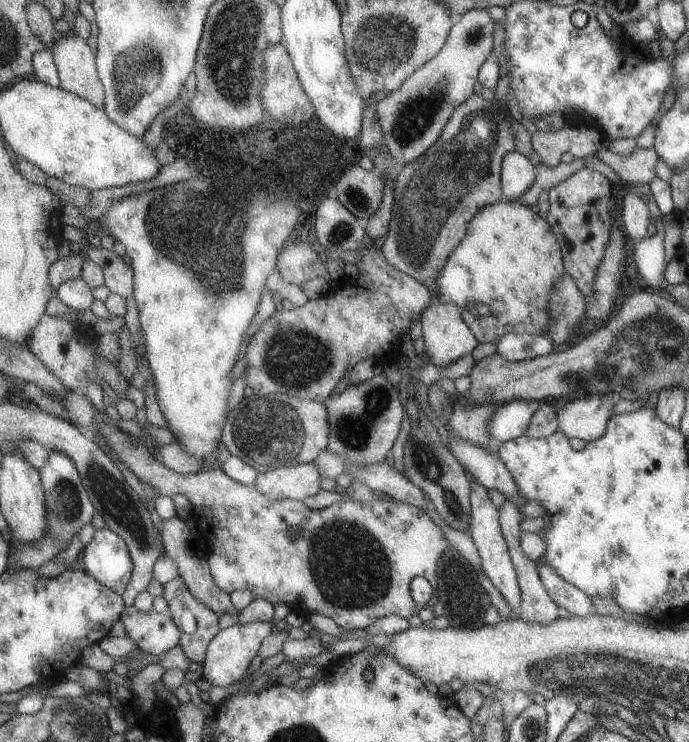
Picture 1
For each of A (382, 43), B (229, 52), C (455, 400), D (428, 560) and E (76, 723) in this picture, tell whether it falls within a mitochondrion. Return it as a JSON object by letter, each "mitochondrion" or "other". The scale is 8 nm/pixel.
{"A":"mitochondrion","B":"mitochondrion","C":"other","D":"other","E":"mitochondrion"}

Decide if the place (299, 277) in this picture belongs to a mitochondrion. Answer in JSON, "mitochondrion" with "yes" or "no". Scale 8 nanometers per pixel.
{"mitochondrion":"no"}

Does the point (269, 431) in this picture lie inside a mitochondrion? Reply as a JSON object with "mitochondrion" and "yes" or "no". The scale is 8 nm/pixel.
{"mitochondrion":"yes"}

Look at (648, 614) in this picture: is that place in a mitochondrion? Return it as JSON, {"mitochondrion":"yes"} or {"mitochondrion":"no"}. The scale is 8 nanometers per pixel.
{"mitochondrion":"no"}

